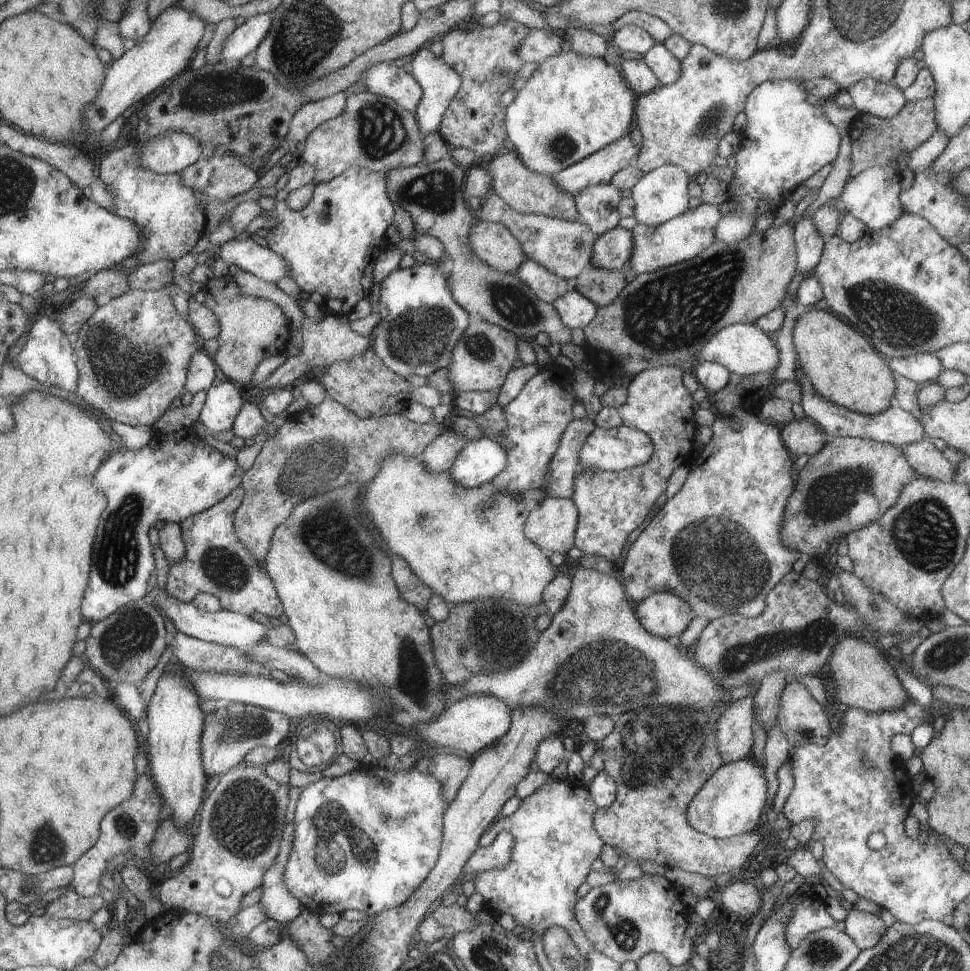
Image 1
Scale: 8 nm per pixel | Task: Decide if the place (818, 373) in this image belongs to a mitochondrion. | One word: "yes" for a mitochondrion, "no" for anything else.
no

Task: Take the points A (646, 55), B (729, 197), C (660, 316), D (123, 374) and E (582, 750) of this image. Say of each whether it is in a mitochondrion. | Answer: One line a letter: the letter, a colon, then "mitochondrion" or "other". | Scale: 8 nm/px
A: other
B: other
C: mitochondrion
D: mitochondrion
E: other

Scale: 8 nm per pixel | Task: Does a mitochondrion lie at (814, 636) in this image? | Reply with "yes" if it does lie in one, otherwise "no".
yes

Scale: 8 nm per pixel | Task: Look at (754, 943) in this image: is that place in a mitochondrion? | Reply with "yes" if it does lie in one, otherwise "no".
no

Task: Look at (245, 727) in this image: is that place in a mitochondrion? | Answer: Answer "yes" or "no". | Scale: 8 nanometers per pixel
yes

